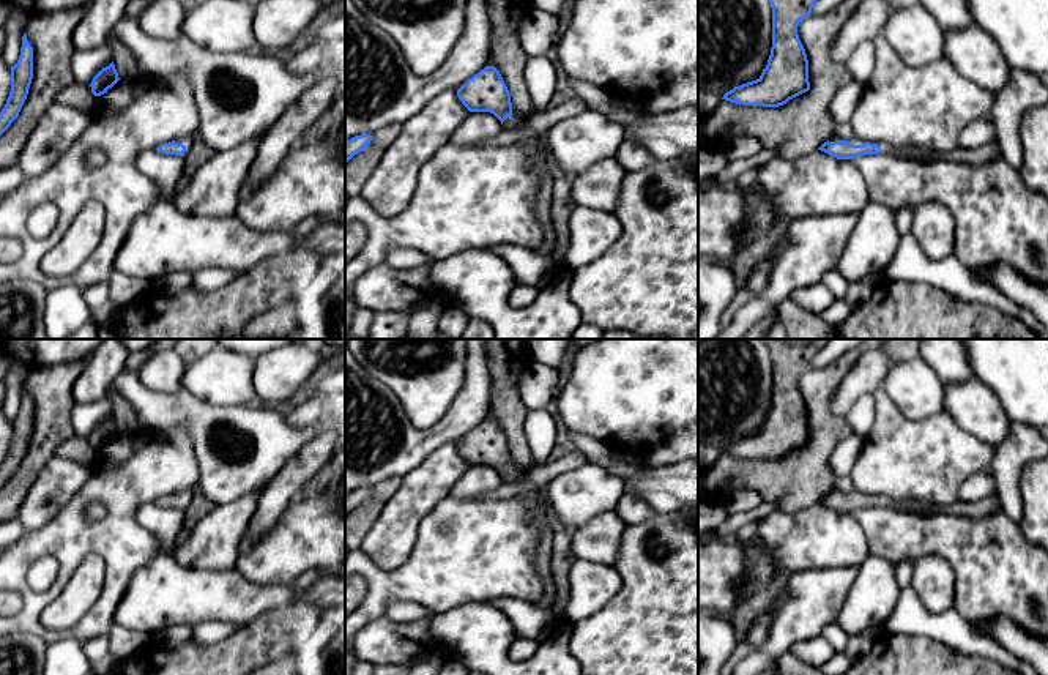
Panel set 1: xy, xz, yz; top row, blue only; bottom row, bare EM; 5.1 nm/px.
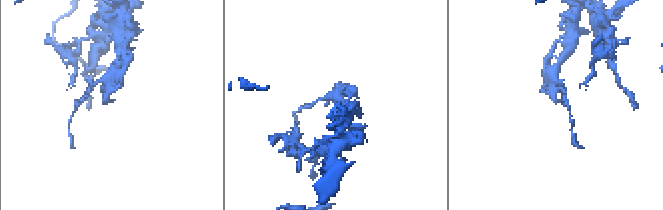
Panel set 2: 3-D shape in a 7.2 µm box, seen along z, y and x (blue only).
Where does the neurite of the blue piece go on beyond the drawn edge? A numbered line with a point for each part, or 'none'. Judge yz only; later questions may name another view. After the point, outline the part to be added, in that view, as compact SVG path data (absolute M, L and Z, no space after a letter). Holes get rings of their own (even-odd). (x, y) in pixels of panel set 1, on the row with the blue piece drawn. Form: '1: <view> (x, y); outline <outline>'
1: yz (905, 152); outline M870 142L870 144L881 147L881 151L876 155L895 155L901 158L924 159L924 161L935 161L941 158L941 155L938 153L930 153L927 150L920 150L914 147L894 147L886 142Z

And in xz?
1: xz (511, 122); outline M507 117L504 121L503 121L503 128L506 129L517 129L520 126L523 126L526 118L517 118L517 117Z

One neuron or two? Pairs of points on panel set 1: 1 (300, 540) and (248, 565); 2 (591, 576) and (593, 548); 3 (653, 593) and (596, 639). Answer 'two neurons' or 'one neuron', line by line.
1: one neuron
2: two neurons
3: one neuron

